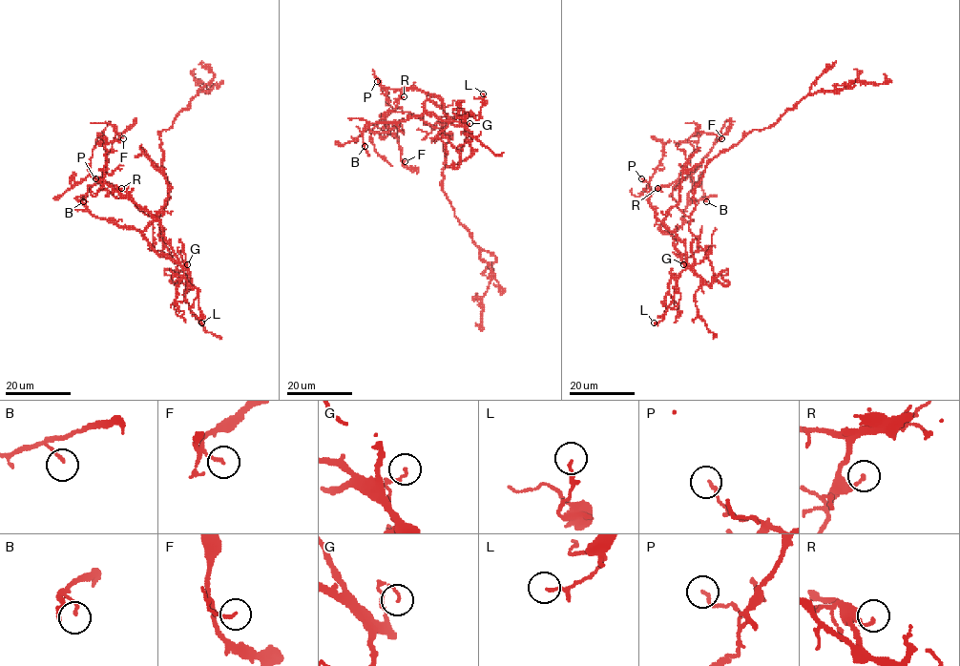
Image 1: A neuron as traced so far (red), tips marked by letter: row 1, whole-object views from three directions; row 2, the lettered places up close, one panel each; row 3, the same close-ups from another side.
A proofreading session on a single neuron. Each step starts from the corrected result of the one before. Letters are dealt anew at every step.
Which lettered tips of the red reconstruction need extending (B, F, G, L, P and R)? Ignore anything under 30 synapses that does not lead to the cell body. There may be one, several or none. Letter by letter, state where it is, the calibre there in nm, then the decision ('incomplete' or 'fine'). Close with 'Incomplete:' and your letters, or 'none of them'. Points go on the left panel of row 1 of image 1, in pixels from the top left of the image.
B: (83, 201) | 130 nm | fine
F: (123, 138) | 130 nm | fine
G: (187, 264) | 110 nm | fine
L: (201, 322) | 90 nm | fine
P: (95, 178) | 120 nm | fine
R: (121, 188) | 150 nm | fine
Incomplete: none of them

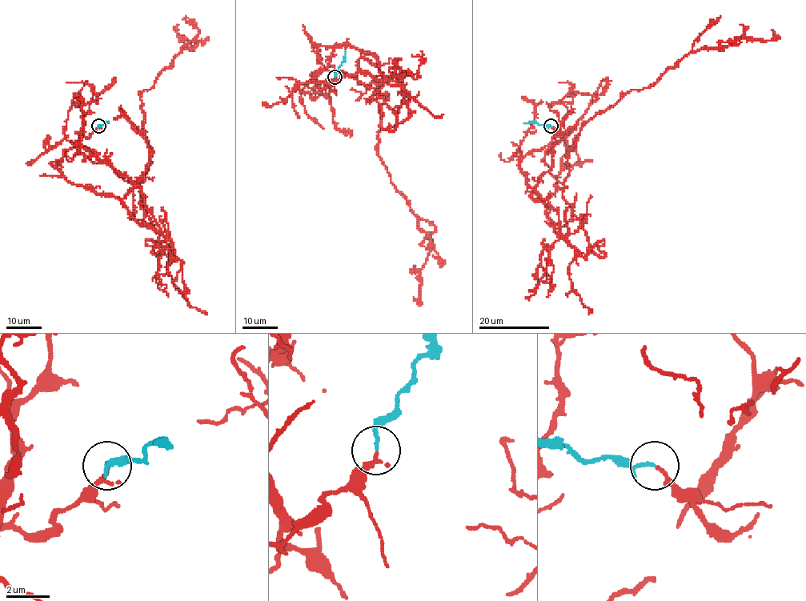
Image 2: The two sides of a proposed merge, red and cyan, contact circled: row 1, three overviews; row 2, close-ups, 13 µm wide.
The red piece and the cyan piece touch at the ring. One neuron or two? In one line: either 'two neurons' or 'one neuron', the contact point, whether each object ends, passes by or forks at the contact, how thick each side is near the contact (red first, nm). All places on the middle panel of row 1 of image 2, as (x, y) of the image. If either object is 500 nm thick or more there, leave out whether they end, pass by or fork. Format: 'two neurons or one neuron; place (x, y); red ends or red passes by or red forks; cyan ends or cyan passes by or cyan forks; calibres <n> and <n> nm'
one neuron; place (334, 77); red passes by; cyan passes by; calibres 130 and 110 nm

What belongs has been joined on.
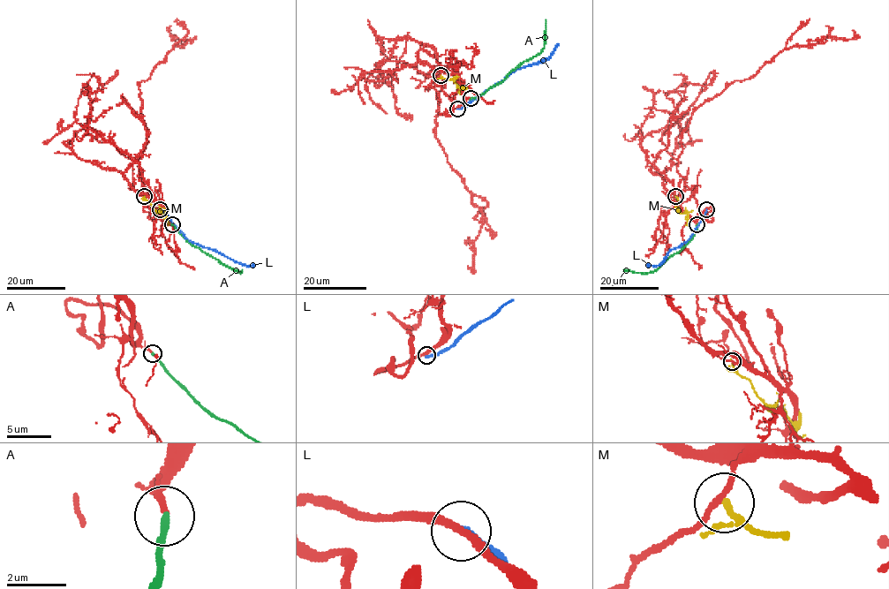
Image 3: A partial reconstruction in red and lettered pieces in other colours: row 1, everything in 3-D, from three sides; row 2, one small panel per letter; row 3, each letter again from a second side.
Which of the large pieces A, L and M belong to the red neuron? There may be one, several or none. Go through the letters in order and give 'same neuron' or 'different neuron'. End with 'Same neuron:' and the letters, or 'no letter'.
A: same neuron
L: different neuron
M: different neuron
Same neuron: A

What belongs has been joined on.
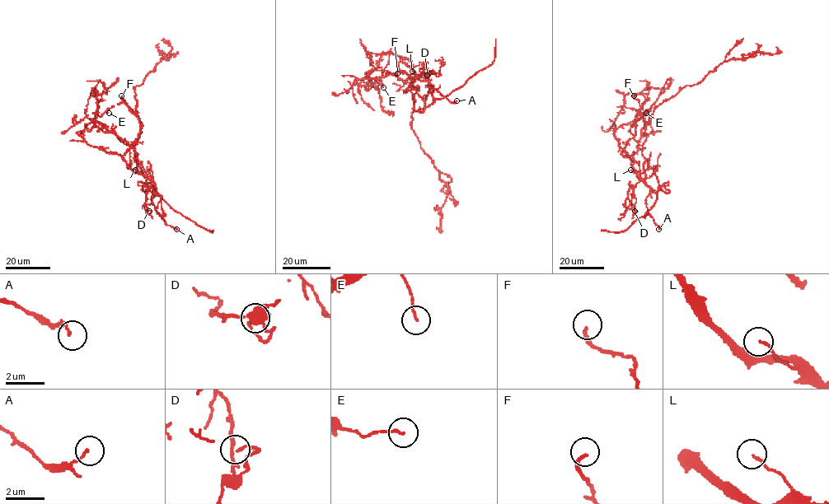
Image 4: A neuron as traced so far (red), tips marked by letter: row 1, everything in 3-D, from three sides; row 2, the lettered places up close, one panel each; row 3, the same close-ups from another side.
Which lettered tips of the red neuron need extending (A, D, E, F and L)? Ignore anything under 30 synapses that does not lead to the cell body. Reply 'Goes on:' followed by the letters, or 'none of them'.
Goes on: none of them

